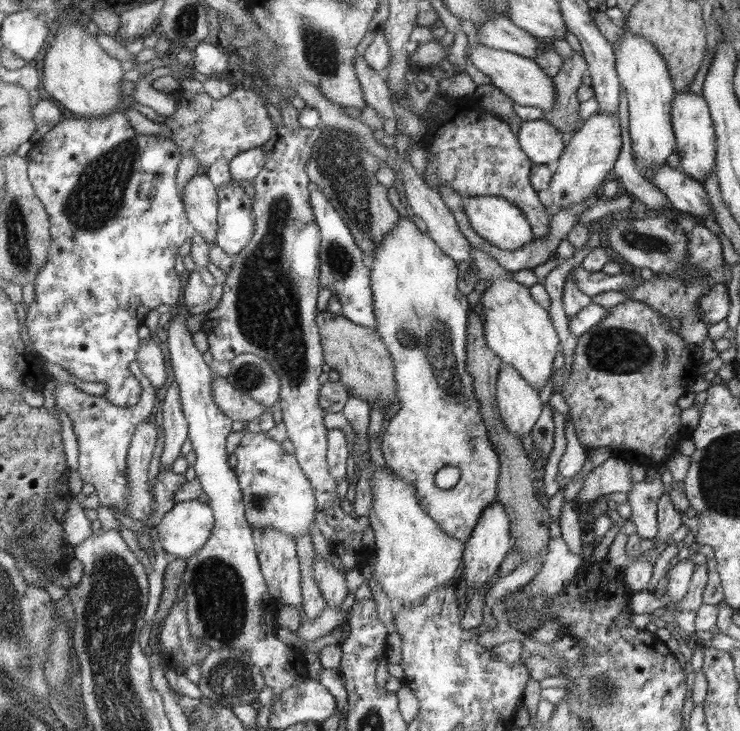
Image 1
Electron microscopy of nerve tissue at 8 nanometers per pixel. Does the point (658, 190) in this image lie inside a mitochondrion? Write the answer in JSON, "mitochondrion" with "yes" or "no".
{"mitochondrion":"no"}

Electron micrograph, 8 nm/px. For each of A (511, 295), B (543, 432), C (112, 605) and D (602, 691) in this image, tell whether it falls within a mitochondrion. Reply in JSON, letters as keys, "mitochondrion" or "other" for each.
{"A":"other","B":"other","C":"mitochondrion","D":"mitochondrion"}

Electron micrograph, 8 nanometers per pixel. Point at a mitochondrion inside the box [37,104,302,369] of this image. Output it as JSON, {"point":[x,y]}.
{"point":[96,199]}

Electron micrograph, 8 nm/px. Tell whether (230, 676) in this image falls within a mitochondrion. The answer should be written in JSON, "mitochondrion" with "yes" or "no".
{"mitochondrion":"yes"}

